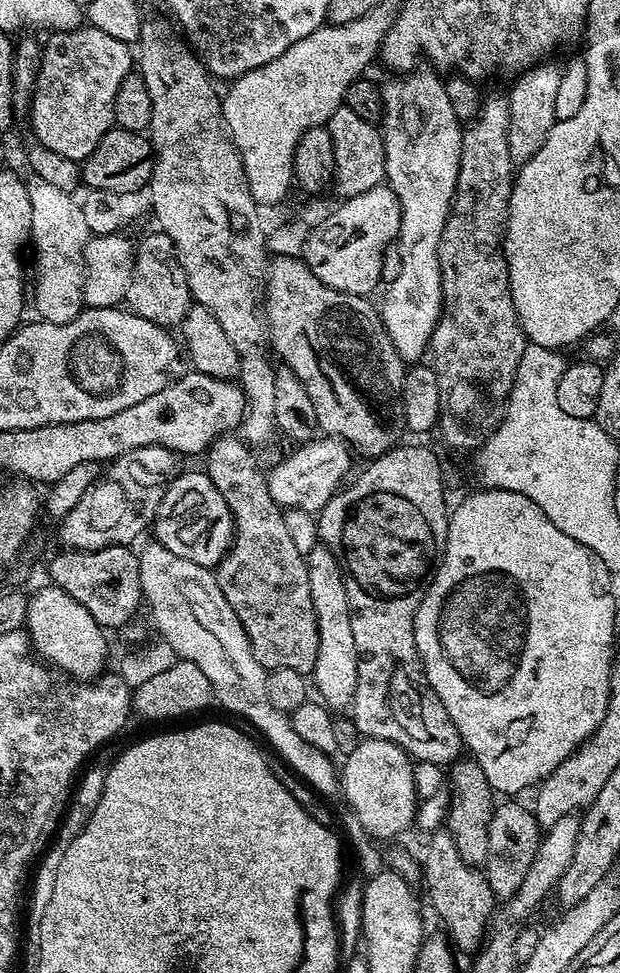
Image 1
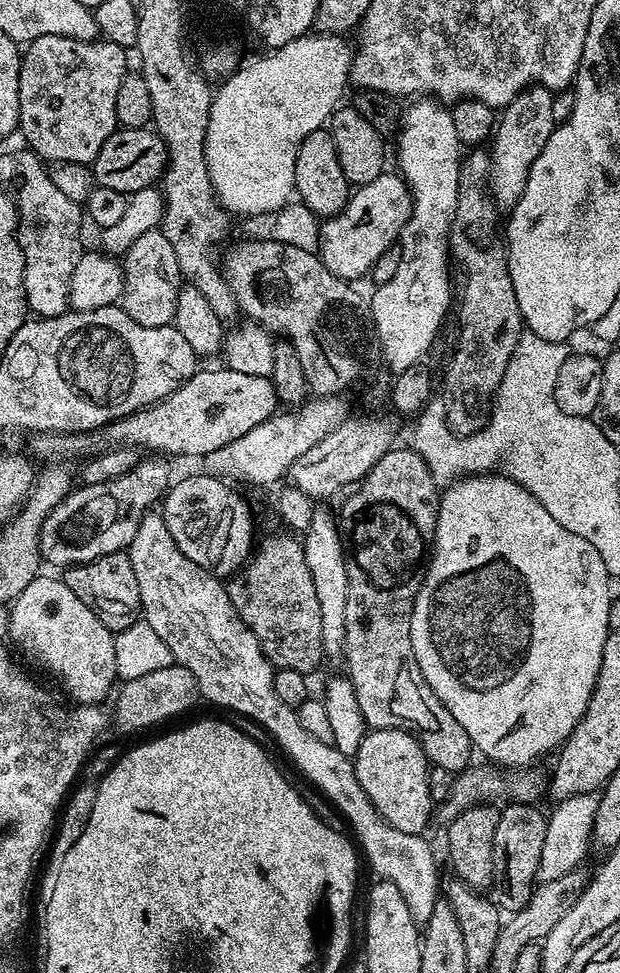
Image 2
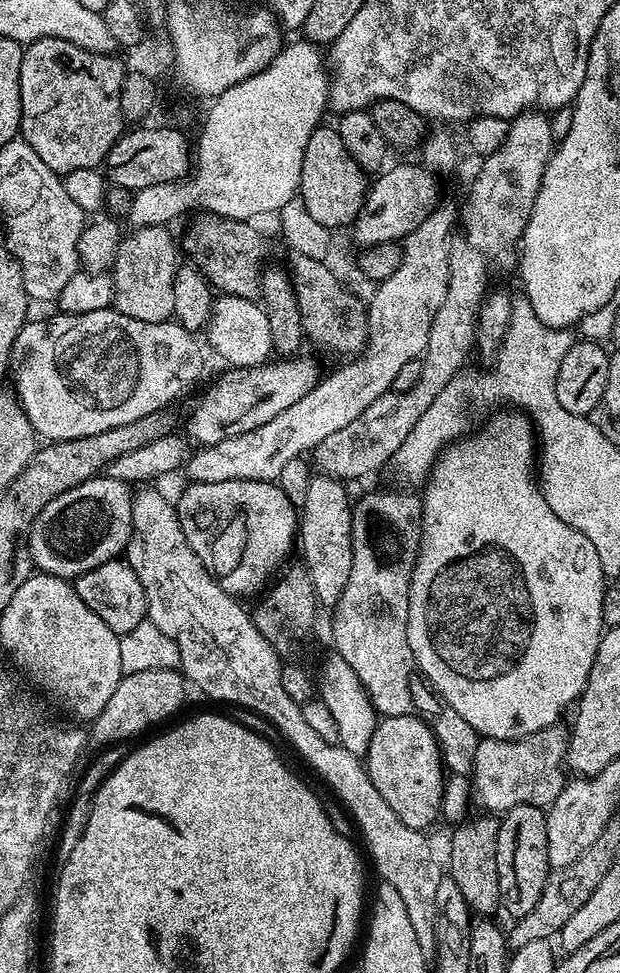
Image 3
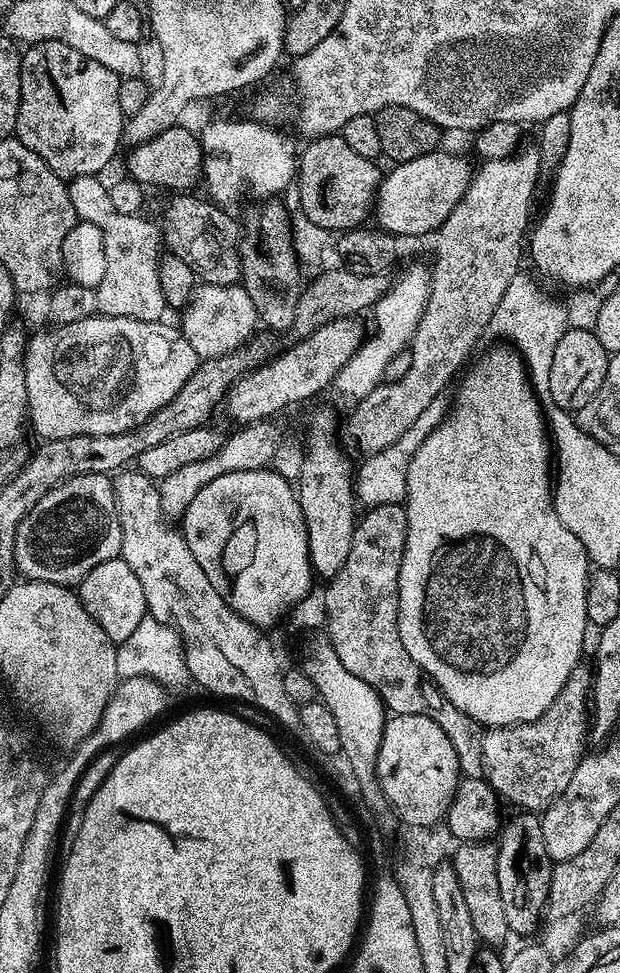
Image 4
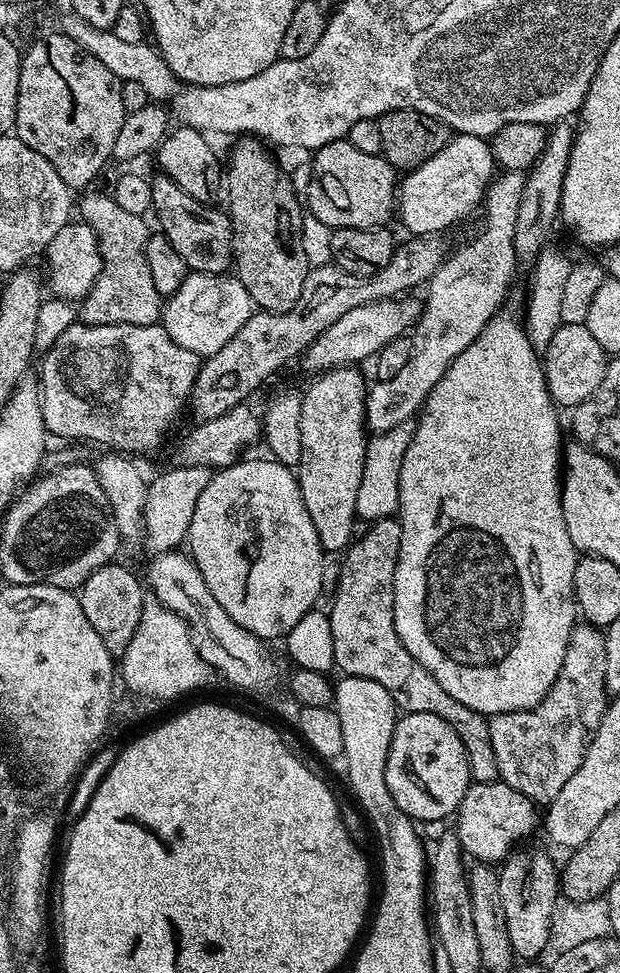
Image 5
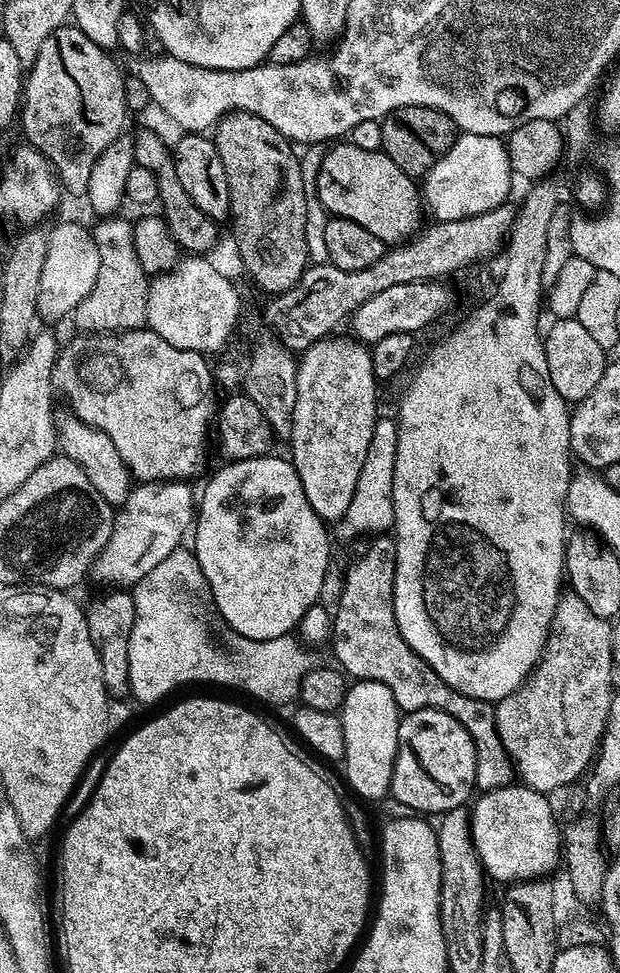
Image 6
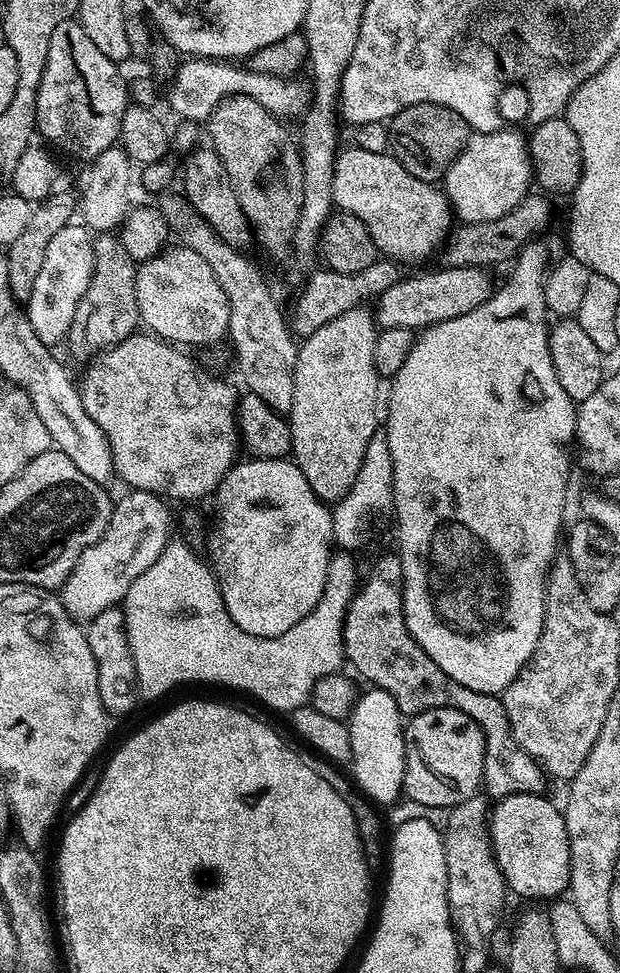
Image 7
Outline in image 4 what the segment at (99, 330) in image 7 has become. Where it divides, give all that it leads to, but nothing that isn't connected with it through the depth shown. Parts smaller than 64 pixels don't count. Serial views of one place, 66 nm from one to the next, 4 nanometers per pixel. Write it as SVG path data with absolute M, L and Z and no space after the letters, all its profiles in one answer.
M99 175L74 176L67 181L70 194L70 206L74 206L80 220L98 226L104 235L106 250L106 271L102 273L102 282L96 287L96 310L99 315L114 318L134 318L142 322L163 321L166 305L162 298L162 282L158 282L158 266L162 255L162 228L159 223L147 220L144 214L122 214L114 208L108 193L109 185L100 181Z

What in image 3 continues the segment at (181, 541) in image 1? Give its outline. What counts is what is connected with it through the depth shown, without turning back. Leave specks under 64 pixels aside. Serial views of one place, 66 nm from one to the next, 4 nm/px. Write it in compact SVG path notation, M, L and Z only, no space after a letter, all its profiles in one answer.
M231 480L230 482L192 482L175 501L176 513L182 534L190 542L190 550L198 554L202 566L220 581L226 594L237 598L252 596L261 591L285 567L287 558L294 552L298 540L298 510L286 498L280 485L271 480Z

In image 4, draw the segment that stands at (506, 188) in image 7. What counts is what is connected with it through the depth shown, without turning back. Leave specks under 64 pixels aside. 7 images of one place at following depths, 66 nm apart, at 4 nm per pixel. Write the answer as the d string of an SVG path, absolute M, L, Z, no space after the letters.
M437 150L422 158L402 162L393 167L393 172L383 177L376 191L374 220L383 231L392 232L401 238L424 236L435 233L450 218L450 210L466 194L470 179L470 168L460 156L452 152Z

